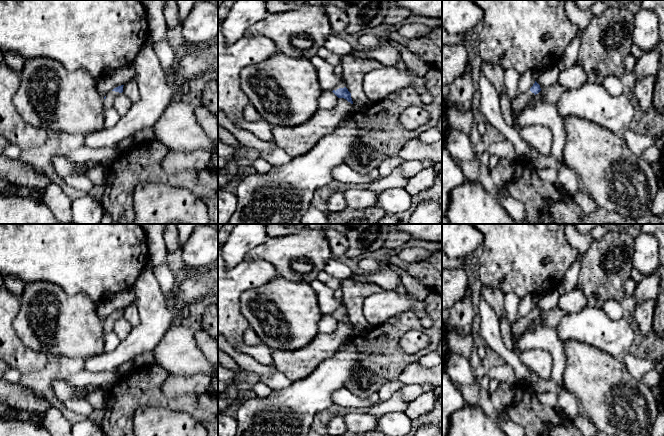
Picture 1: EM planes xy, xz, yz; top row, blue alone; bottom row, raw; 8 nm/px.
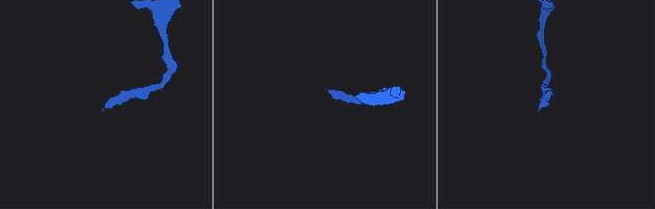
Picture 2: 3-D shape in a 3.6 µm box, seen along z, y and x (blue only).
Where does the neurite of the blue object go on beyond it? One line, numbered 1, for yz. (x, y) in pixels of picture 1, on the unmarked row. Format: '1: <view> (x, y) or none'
1: yz (520, 325)

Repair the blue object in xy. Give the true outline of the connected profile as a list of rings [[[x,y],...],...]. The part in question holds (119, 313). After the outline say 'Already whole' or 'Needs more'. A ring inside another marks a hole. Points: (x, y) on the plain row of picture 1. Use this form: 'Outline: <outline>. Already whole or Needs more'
Outline: [[[124,309],[114,312],[104,321],[104,333],[110,333],[113,331],[116,321],[123,316],[123,310]]]. Needs more

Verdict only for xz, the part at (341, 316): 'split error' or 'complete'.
split error

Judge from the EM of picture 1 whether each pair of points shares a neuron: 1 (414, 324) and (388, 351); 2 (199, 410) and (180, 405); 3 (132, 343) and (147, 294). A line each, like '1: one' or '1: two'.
1: one
2: one
3: one

